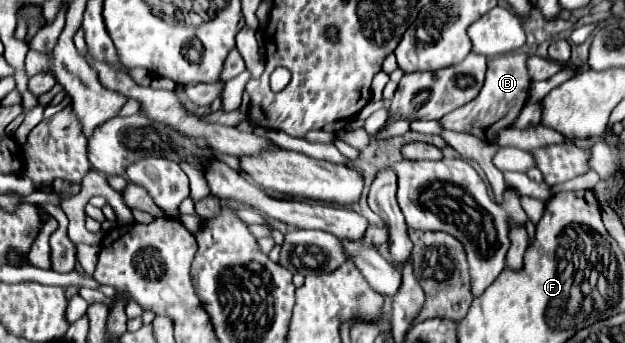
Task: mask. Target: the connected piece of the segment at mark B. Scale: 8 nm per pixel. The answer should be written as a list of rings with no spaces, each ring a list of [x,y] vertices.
[[[506,53],[506,55],[490,59],[488,71],[486,71],[486,83],[484,83],[482,91],[478,93],[478,97],[466,105],[458,107],[456,111],[444,115],[442,119],[438,119],[442,129],[470,133],[486,143],[492,143],[500,129],[512,127],[516,123],[516,119],[520,117],[520,111],[528,99],[530,77],[528,77],[526,59],[528,59],[526,53]]]

